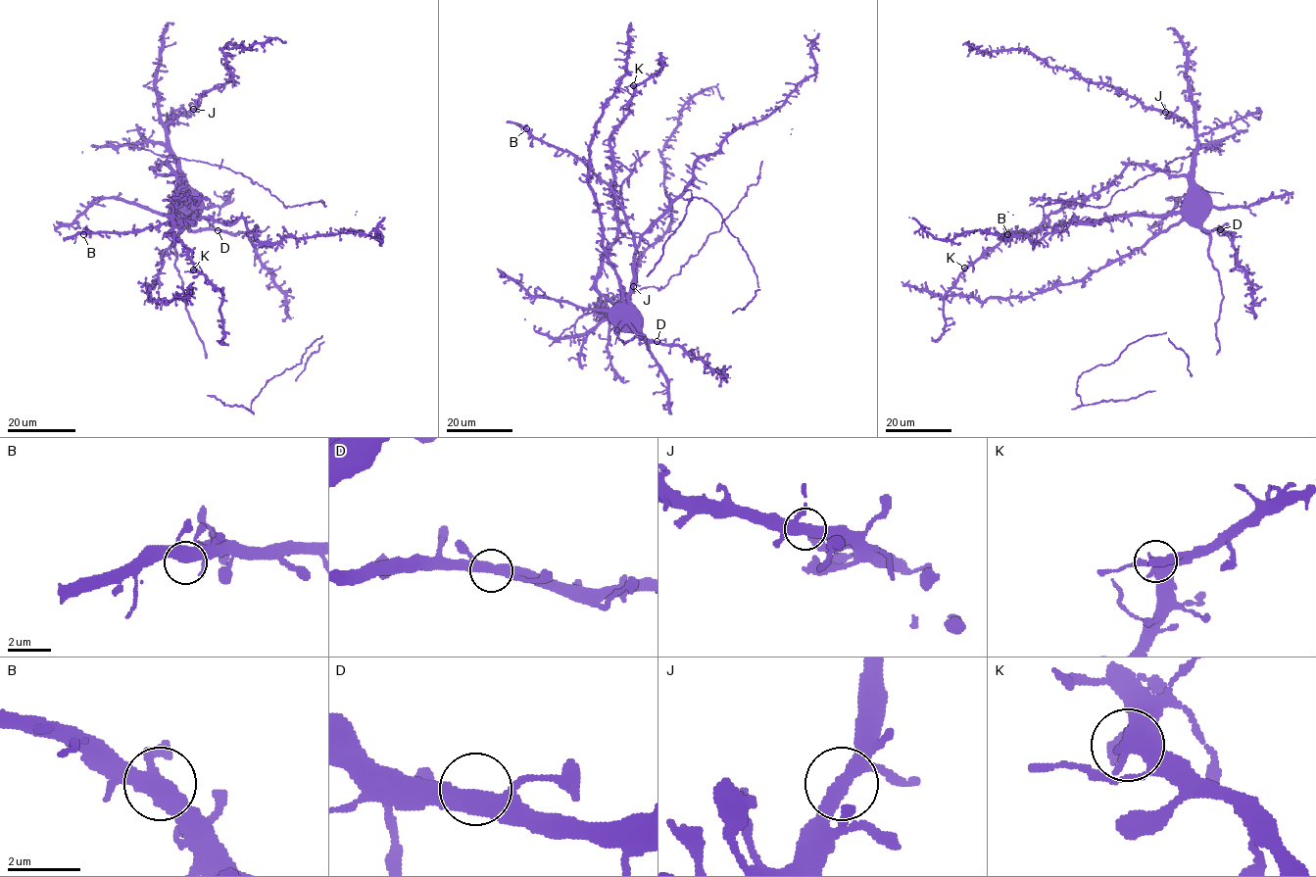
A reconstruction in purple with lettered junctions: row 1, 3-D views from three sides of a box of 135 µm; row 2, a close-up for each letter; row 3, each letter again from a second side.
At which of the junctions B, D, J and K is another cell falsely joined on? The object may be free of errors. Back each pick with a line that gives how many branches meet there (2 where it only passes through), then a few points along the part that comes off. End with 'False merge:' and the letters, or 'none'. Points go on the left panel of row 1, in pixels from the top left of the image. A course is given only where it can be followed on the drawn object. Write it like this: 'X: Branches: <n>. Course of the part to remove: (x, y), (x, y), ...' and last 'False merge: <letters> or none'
False merge: none

